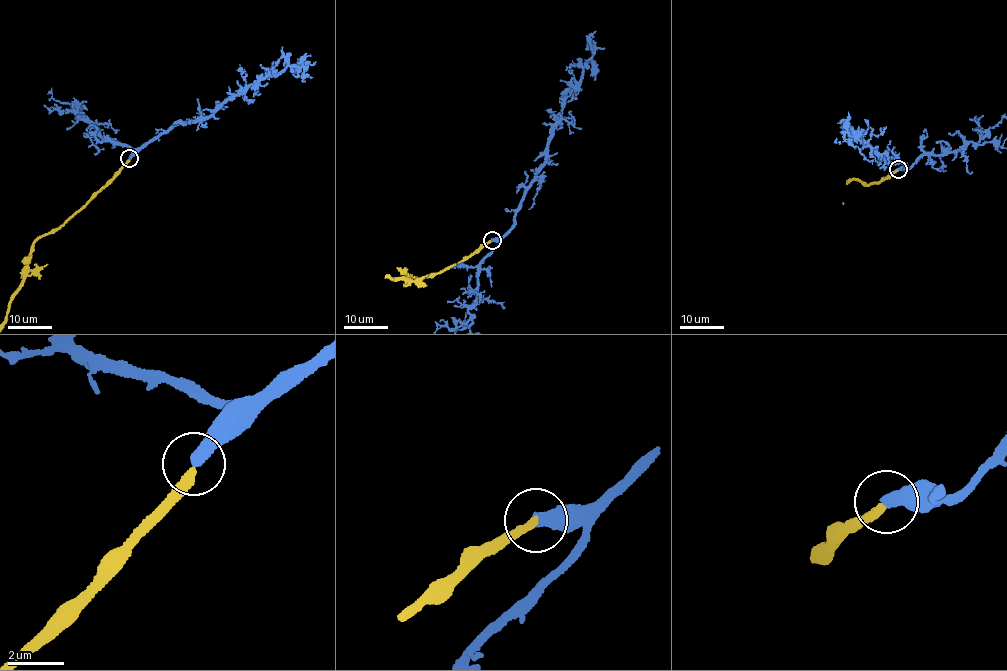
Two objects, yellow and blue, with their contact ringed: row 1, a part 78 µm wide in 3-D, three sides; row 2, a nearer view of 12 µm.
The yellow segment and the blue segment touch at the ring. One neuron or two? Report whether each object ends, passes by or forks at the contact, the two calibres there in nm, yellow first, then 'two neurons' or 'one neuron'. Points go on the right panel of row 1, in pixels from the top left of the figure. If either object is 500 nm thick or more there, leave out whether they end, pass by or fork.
yellow ends | blue ends | 280/440 nm | two neurons

